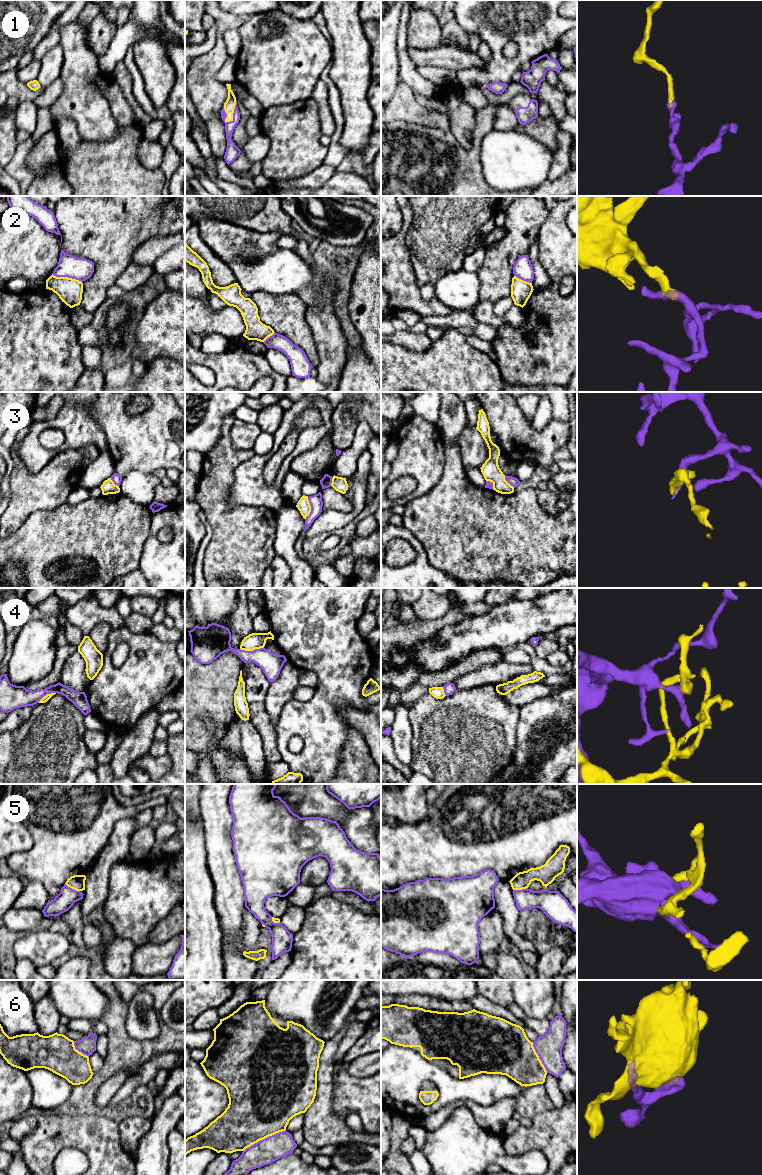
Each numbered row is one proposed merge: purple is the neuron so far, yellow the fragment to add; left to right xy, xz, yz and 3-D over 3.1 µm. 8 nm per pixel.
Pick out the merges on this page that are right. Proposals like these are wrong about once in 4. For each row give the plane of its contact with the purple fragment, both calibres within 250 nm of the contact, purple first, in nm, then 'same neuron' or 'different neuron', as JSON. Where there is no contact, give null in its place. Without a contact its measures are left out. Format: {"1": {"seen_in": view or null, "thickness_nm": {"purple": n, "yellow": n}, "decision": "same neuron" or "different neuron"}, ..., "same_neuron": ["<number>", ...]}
{"1": {"seen_in": "xz", "thickness_nm": {"purple": 80, "yellow": 90}, "decision": "same neuron"}, "2": {"seen_in": "xy", "thickness_nm": {"purple": 180, "yellow": 200}, "decision": "different neuron"}, "3": {"seen_in": "xz", "thickness_nm": {"purple": 110, "yellow": 110}, "decision": "different neuron"}, "4": {"seen_in": "xz", "thickness_nm": {"purple": 170, "yellow": 130}, "decision": "different neuron"}, "5": {"seen_in": "xy", "thickness_nm": {"purple": 150, "yellow": 130}, "decision": "different neuron"}, "6": {"seen_in": "xz", "thickness_nm": {"purple": 200, "yellow": 480}, "decision": "same neuron"}, "same_neuron": ["1", "6"]}

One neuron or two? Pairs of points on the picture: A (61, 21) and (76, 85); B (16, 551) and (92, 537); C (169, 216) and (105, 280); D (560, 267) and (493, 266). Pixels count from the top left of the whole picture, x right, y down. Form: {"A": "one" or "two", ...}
{"A": "two", "B": "one", "C": "one", "D": "two"}

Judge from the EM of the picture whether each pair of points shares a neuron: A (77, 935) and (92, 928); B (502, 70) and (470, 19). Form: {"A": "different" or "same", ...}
{"A": "different", "B": "same"}

